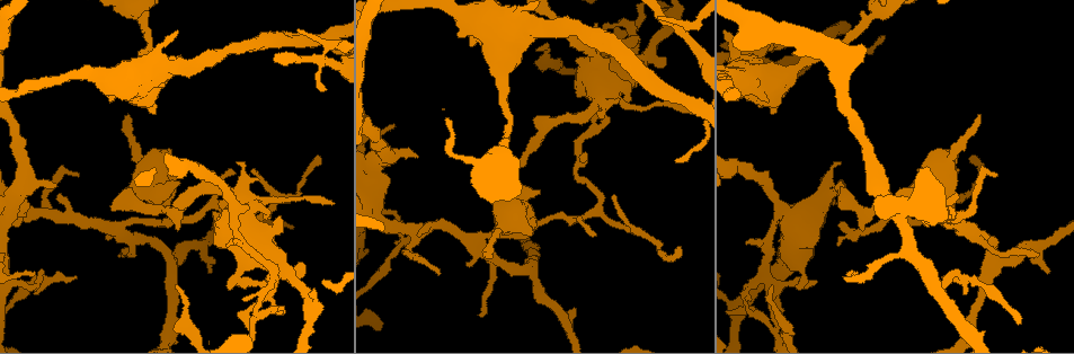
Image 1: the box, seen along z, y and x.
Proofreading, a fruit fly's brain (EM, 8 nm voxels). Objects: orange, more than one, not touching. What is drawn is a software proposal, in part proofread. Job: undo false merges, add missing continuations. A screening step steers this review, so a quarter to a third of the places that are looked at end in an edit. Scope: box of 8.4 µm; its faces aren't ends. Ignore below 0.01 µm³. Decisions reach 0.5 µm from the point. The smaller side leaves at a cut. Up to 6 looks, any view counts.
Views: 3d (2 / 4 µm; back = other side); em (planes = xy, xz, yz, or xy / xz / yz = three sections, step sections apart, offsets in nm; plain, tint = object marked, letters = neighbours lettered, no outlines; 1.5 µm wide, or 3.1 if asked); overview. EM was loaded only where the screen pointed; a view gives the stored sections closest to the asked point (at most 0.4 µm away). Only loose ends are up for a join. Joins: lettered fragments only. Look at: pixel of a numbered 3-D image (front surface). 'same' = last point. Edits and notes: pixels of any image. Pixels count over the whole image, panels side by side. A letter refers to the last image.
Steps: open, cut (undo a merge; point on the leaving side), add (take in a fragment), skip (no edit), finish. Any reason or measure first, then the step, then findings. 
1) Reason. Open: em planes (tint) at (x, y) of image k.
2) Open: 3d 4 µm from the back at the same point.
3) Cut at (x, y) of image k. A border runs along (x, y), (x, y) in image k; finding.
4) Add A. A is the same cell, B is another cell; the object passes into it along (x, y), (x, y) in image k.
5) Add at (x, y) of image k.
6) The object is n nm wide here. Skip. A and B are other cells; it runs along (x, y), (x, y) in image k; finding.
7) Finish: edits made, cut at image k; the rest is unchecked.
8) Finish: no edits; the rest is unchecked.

Stops while still wide. Open: 3d 2 µm at (171, 151) of image 1.

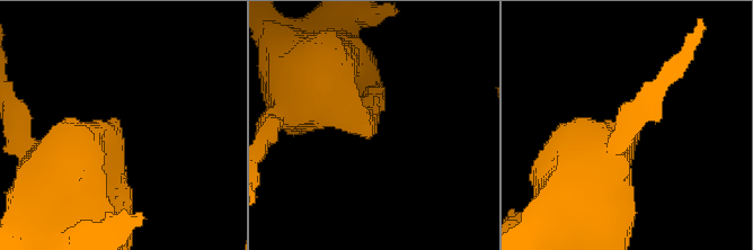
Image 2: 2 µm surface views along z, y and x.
Open: em planes (letters) at (116, 119) of image 2.

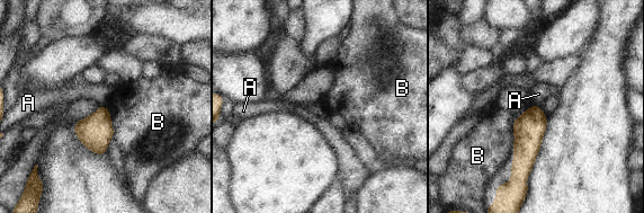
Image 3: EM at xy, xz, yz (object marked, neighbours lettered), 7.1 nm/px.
Skip. A and B are other cells; a border runs along (99, 104), (106, 107) in image 3; none of them fits.

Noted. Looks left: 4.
Free end. Open: em planes (letters) at (440, 272) of image 1.

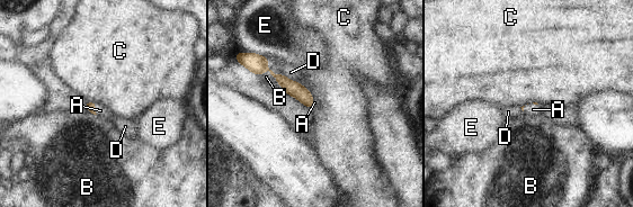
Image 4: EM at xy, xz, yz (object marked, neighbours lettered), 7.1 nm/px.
Add at (100, 110) of image 4. A is the same cell, B, C, D and E are other cells; the cell continues.

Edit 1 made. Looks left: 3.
Redraw. Open: overview.

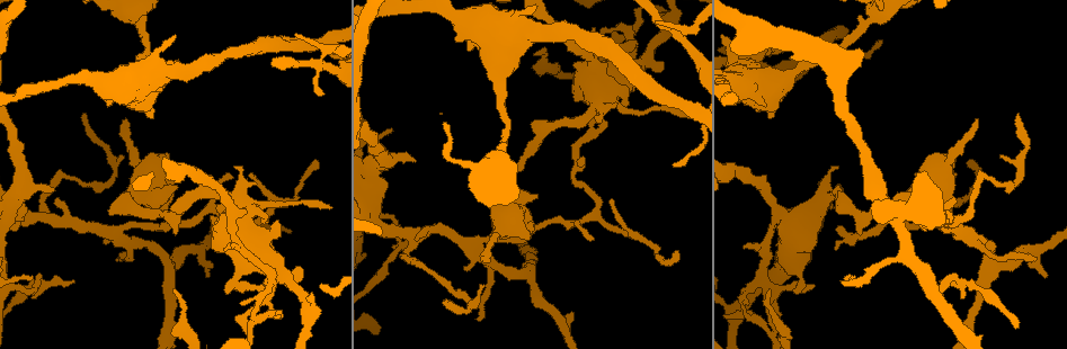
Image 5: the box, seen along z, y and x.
Tapers out. Open: em planes (letters) at (833, 208) of image 5.

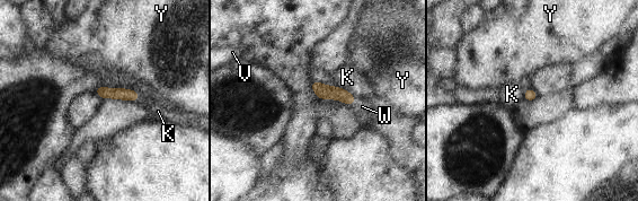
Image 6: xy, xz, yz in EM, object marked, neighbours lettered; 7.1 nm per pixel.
The object is 80 nm wide here. Add at (362, 106) of image 6. W is the same cell, K, V and Y are other cells; the object passes into it along (322, 90), (354, 103), (362, 106) in image 6; the cell continues.

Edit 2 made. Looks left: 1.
Finish: edits made, add at image 4, add at image 6; the rest is unchecked.

